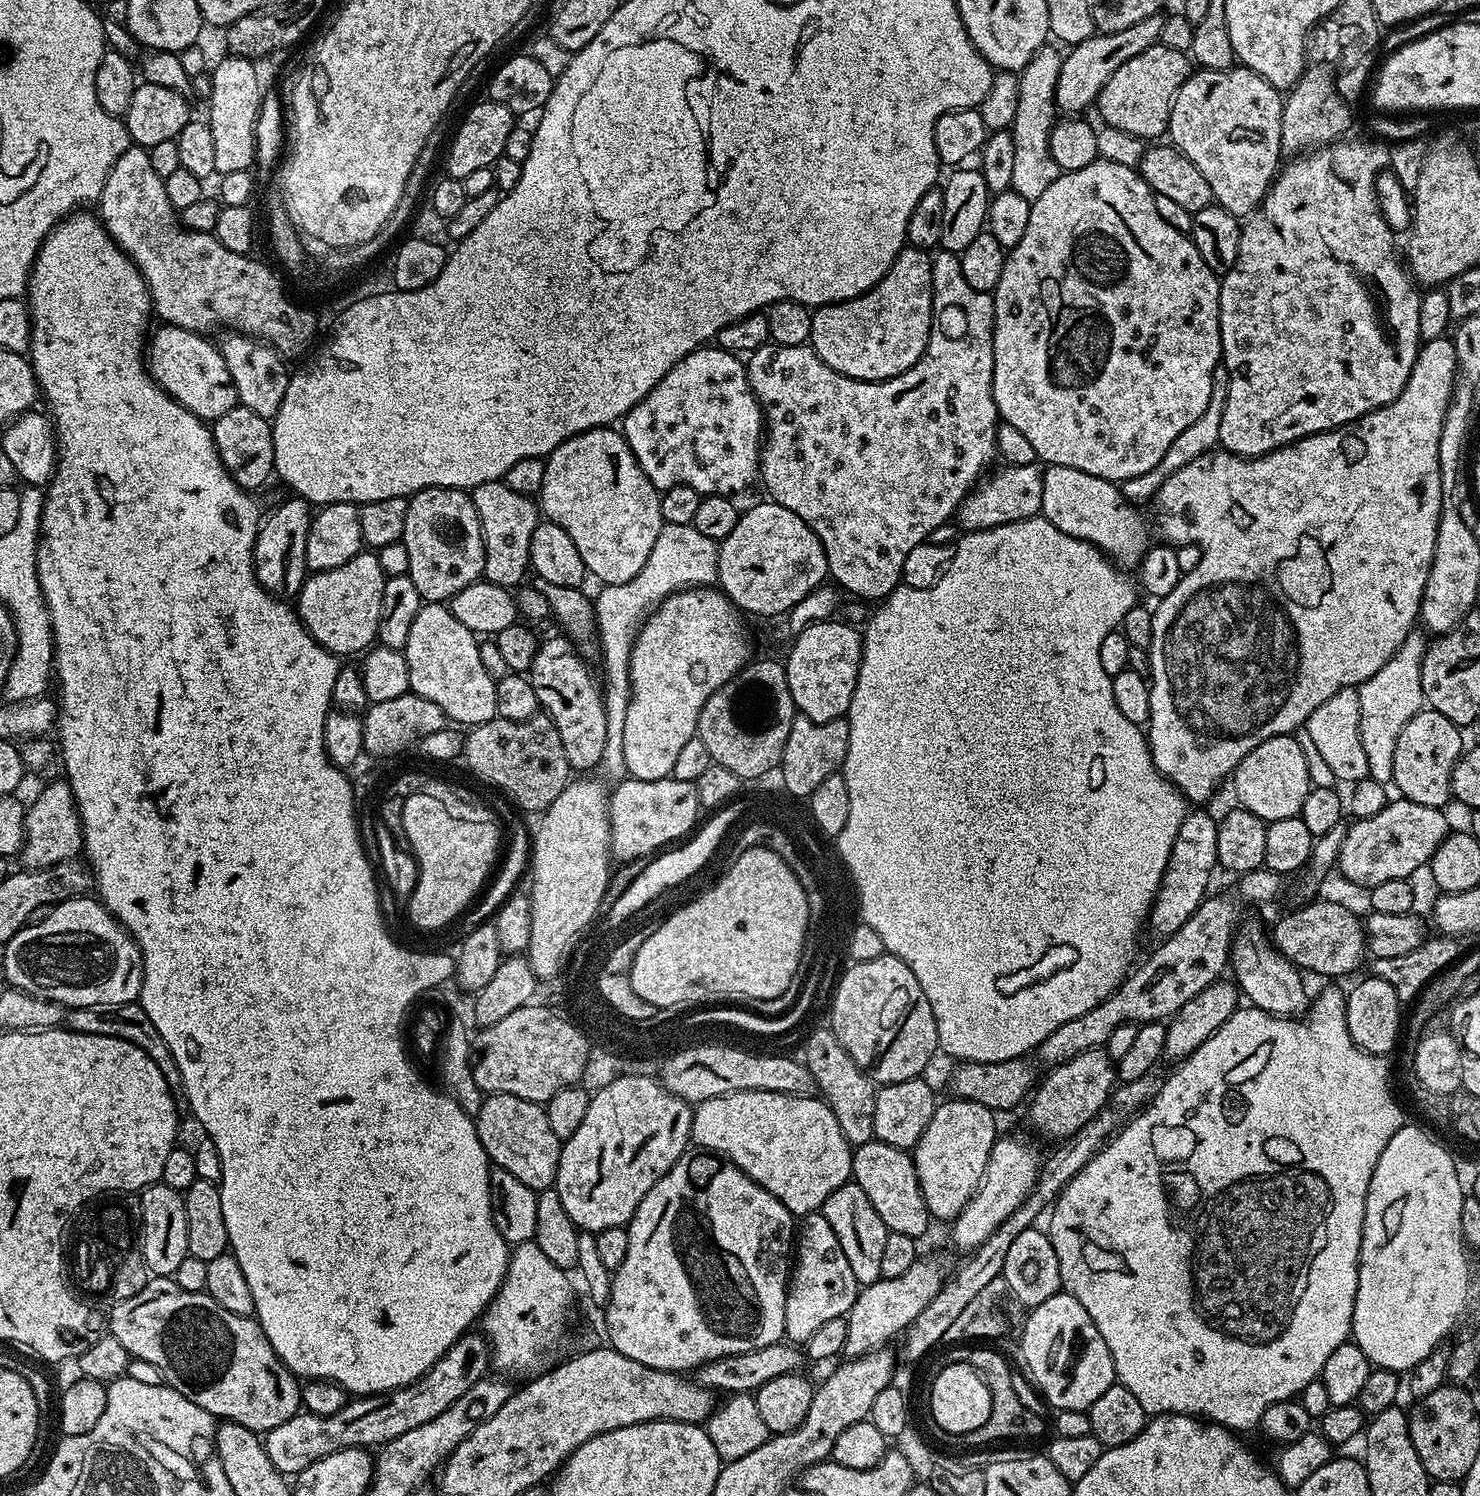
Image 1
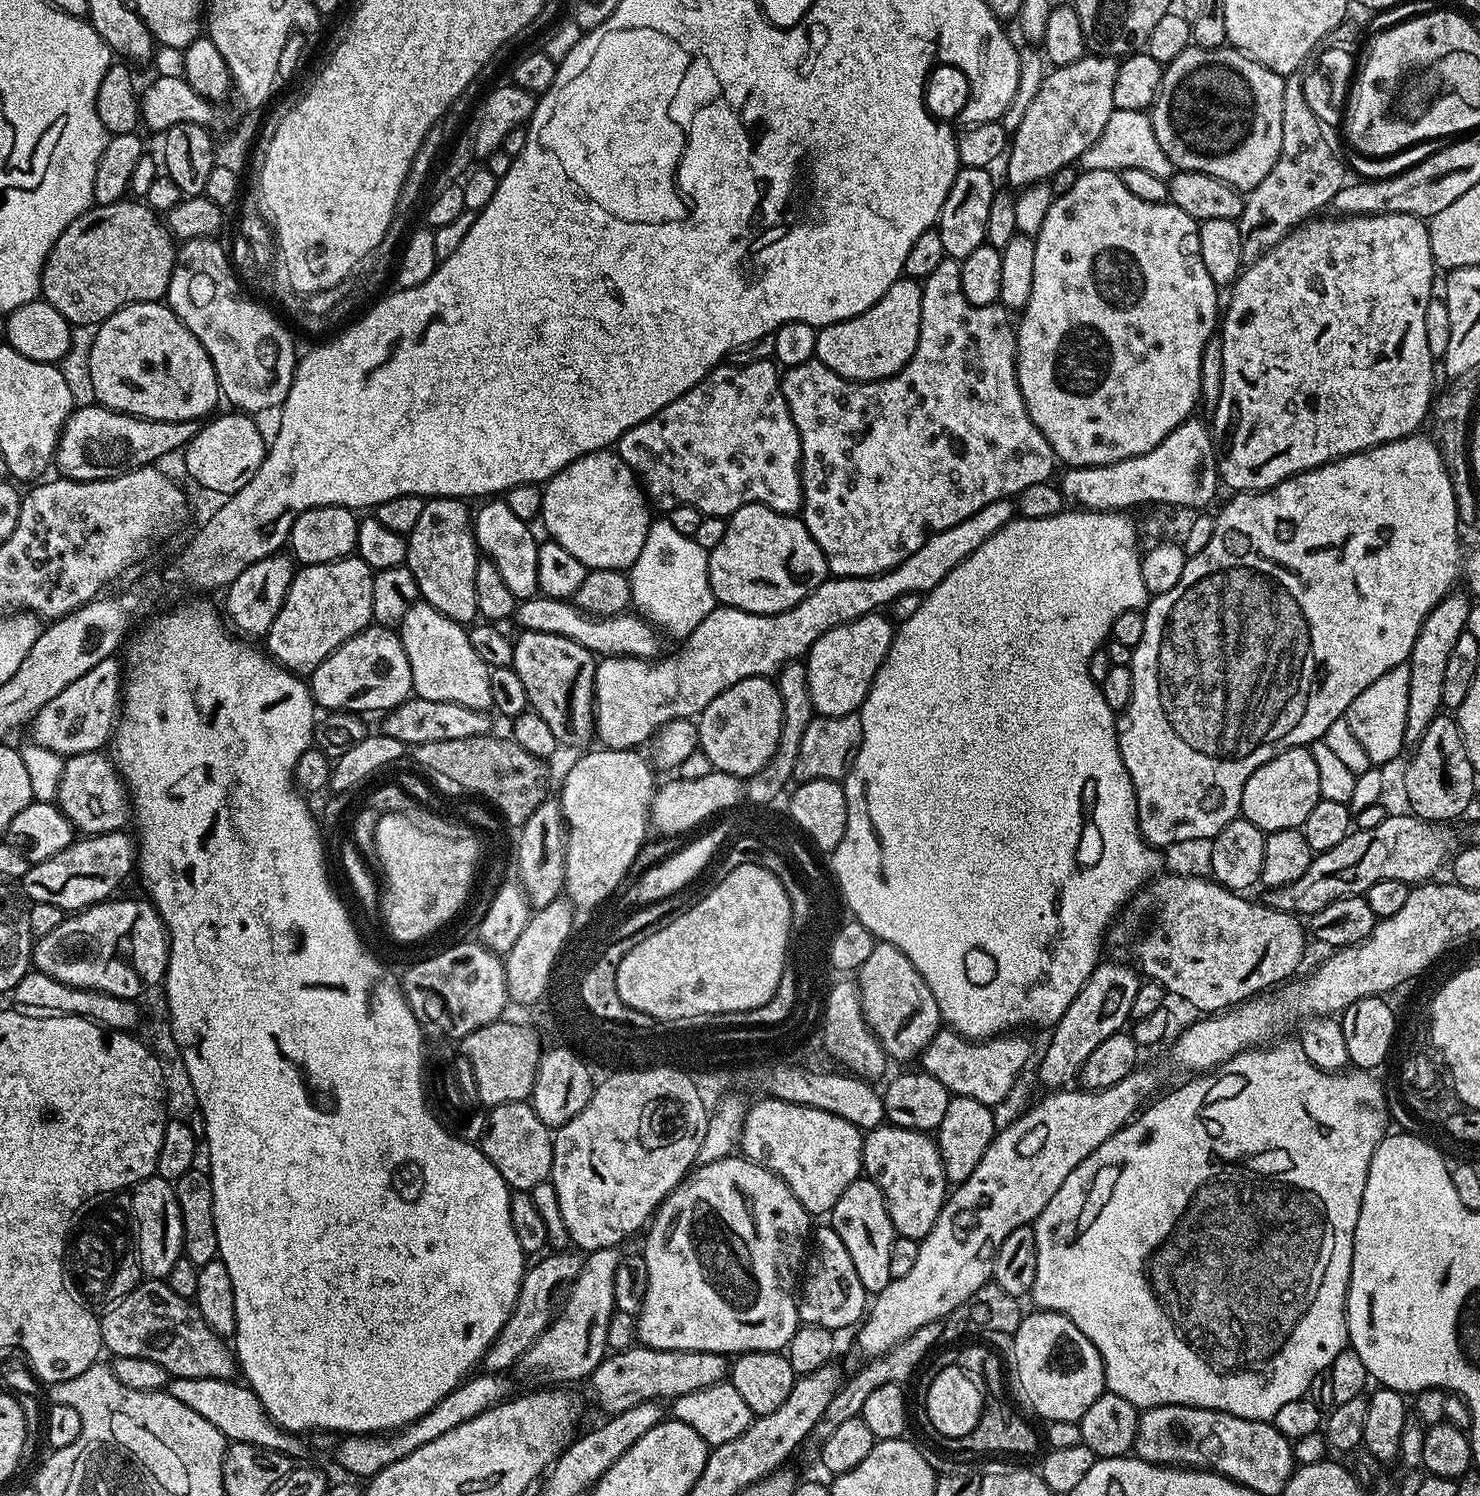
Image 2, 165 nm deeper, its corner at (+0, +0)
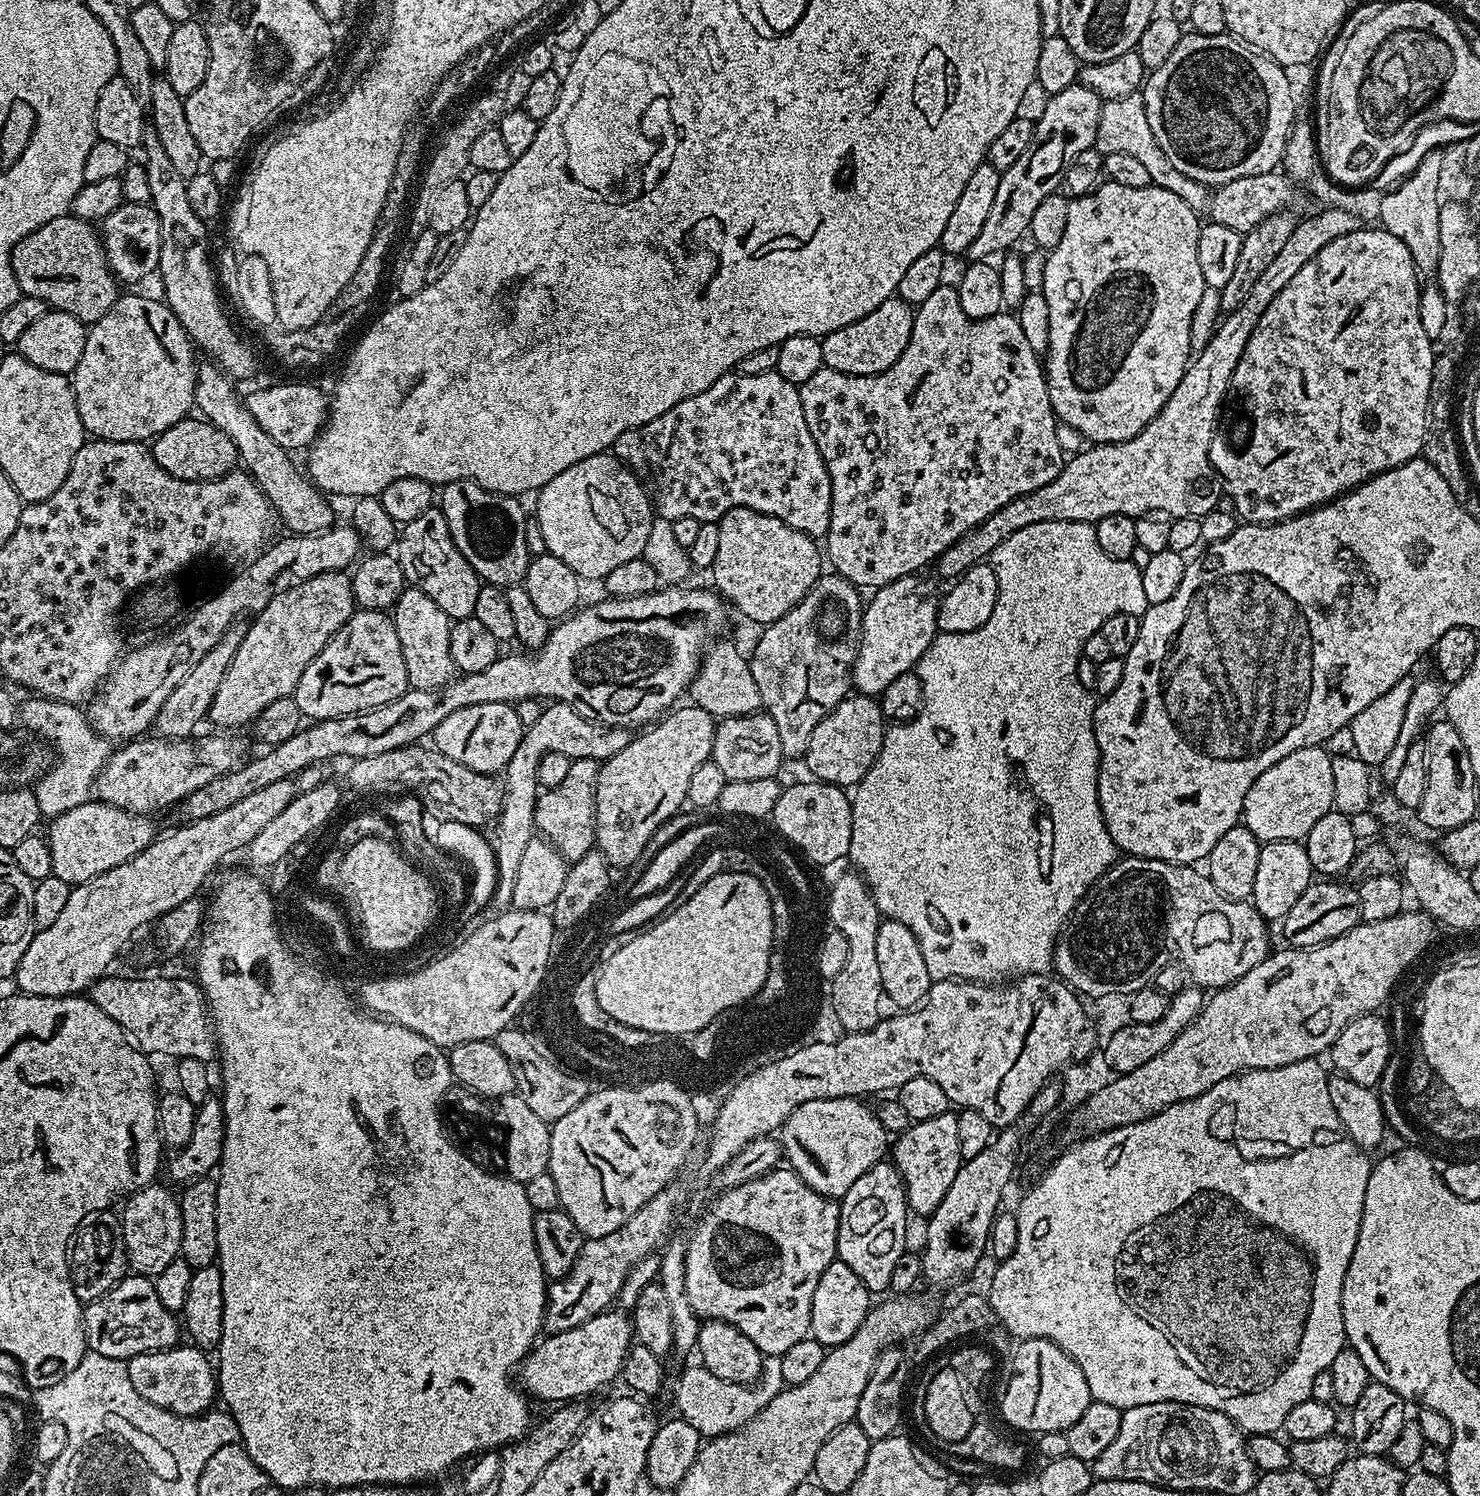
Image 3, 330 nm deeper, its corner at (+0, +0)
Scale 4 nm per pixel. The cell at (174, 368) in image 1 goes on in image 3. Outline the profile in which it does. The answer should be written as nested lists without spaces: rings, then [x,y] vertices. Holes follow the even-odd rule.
[[[121,295],[120,299],[114,302],[114,306],[94,325],[88,328],[86,338],[86,350],[82,350],[82,358],[78,358],[78,366],[70,373],[74,398],[78,402],[78,418],[82,418],[82,426],[89,437],[97,440],[113,440],[114,442],[141,442],[151,441],[170,426],[174,426],[180,420],[193,411],[196,403],[196,369],[198,367],[197,353],[194,345],[188,338],[187,330],[180,325],[178,318],[168,309],[163,299],[151,300],[148,296]]]

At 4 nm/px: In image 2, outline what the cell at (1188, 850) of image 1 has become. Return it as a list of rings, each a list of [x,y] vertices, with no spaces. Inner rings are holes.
[[[1101,962],[1092,969],[1090,978],[1082,990],[1078,990],[1074,1002],[1066,1006],[1062,1018],[1051,1029],[1052,1037],[1048,1040],[1044,1061],[1040,1064],[1040,1080],[1045,1084],[1045,1089],[1060,1090],[1071,1085],[1068,1083],[1079,1077],[1086,1058],[1090,1058],[1090,1054],[1094,1054],[1106,1038],[1129,1023],[1134,997],[1141,982],[1137,969],[1128,962]]]

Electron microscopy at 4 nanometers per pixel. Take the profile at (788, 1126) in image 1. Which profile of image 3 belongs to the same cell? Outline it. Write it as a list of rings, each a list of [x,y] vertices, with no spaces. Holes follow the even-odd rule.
[[[855,1096],[846,1098],[826,1098],[825,1100],[815,1100],[814,1102],[802,1102],[786,1118],[786,1122],[778,1129],[778,1139],[782,1149],[783,1159],[787,1167],[796,1172],[818,1194],[829,1198],[842,1198],[870,1166],[881,1163],[885,1159],[890,1148],[890,1133],[882,1126],[882,1122],[877,1118],[875,1111],[864,1105],[863,1099]]]

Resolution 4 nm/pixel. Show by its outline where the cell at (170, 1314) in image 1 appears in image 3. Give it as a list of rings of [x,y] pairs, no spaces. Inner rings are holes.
[[[125,1275],[102,1298],[87,1301],[84,1310],[84,1337],[88,1340],[91,1351],[106,1354],[106,1358],[118,1358],[127,1362],[132,1356],[143,1352],[161,1352],[163,1348],[174,1348],[181,1343],[182,1324],[162,1302],[158,1302],[158,1290],[155,1283],[147,1276]]]

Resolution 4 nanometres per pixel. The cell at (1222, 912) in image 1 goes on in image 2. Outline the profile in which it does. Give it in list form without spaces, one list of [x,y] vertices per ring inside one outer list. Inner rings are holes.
[[[1411,814],[1407,816],[1385,815],[1378,826],[1369,828],[1356,828],[1349,832],[1348,837],[1338,846],[1330,846],[1330,850],[1317,852],[1312,857],[1310,866],[1306,866],[1306,874],[1298,878],[1298,882],[1287,884],[1281,888],[1273,888],[1267,893],[1266,904],[1274,911],[1289,912],[1300,918],[1313,916],[1318,910],[1330,906],[1330,902],[1341,900],[1347,896],[1364,896],[1374,882],[1386,882],[1386,878],[1394,878],[1398,882],[1406,882],[1410,886],[1422,884],[1433,879],[1432,876],[1440,867],[1449,863],[1456,840],[1443,823],[1430,820],[1421,820],[1419,816]]]

